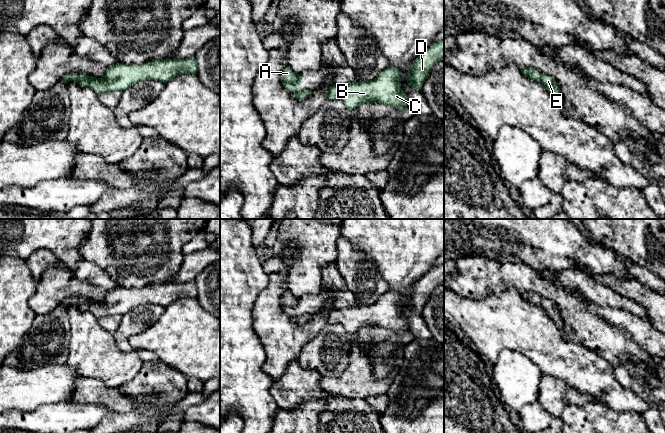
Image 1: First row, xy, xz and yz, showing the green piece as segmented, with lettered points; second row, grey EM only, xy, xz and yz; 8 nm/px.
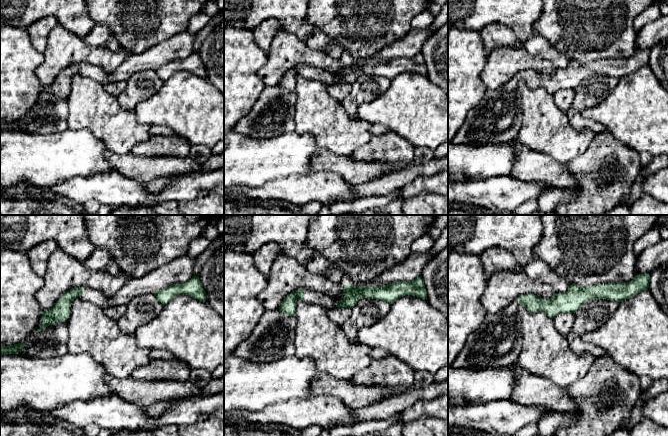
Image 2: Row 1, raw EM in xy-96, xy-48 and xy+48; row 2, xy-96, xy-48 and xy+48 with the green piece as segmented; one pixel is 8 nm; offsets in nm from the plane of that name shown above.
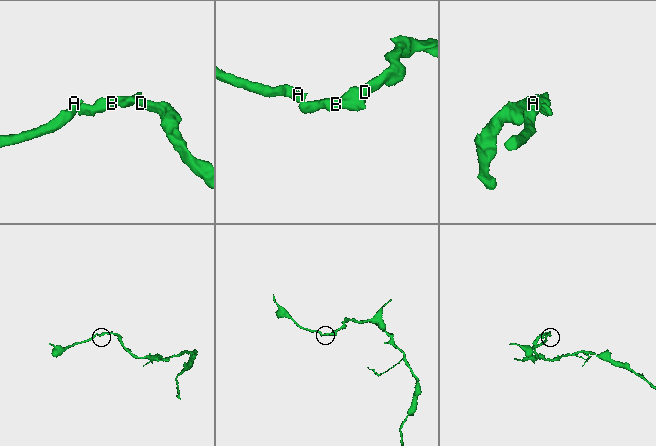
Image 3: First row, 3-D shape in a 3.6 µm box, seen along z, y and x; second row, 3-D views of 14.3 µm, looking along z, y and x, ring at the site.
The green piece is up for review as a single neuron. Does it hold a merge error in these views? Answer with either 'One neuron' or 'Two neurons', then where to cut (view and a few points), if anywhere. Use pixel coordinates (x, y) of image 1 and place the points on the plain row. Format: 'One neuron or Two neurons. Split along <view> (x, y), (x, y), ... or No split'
Two neurons. Split along xz (300, 314), (294, 316)

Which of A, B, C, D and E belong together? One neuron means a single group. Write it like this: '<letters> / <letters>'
A / B C D E

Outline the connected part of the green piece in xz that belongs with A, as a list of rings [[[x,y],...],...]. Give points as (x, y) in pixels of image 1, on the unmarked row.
[[[289,291],[282,294],[282,308],[291,316],[301,315],[301,300],[295,298]]]

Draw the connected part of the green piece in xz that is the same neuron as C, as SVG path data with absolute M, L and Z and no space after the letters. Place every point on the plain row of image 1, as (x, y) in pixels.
M389 289L373 305L331 310L327 316L326 323L341 324L350 335L365 327L407 331L409 330L409 325L401 312L400 300L401 296L396 291Z

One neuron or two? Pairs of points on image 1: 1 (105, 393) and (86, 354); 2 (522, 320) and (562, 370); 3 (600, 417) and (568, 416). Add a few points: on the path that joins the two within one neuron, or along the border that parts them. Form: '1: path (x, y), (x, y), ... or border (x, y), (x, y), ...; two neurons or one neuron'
1: border (82, 376), (97, 378), (109, 387), (118, 388); two neurons
2: path (534, 332), (557, 355), (557, 358); one neuron
3: path (592, 417), (576, 416); one neuron

